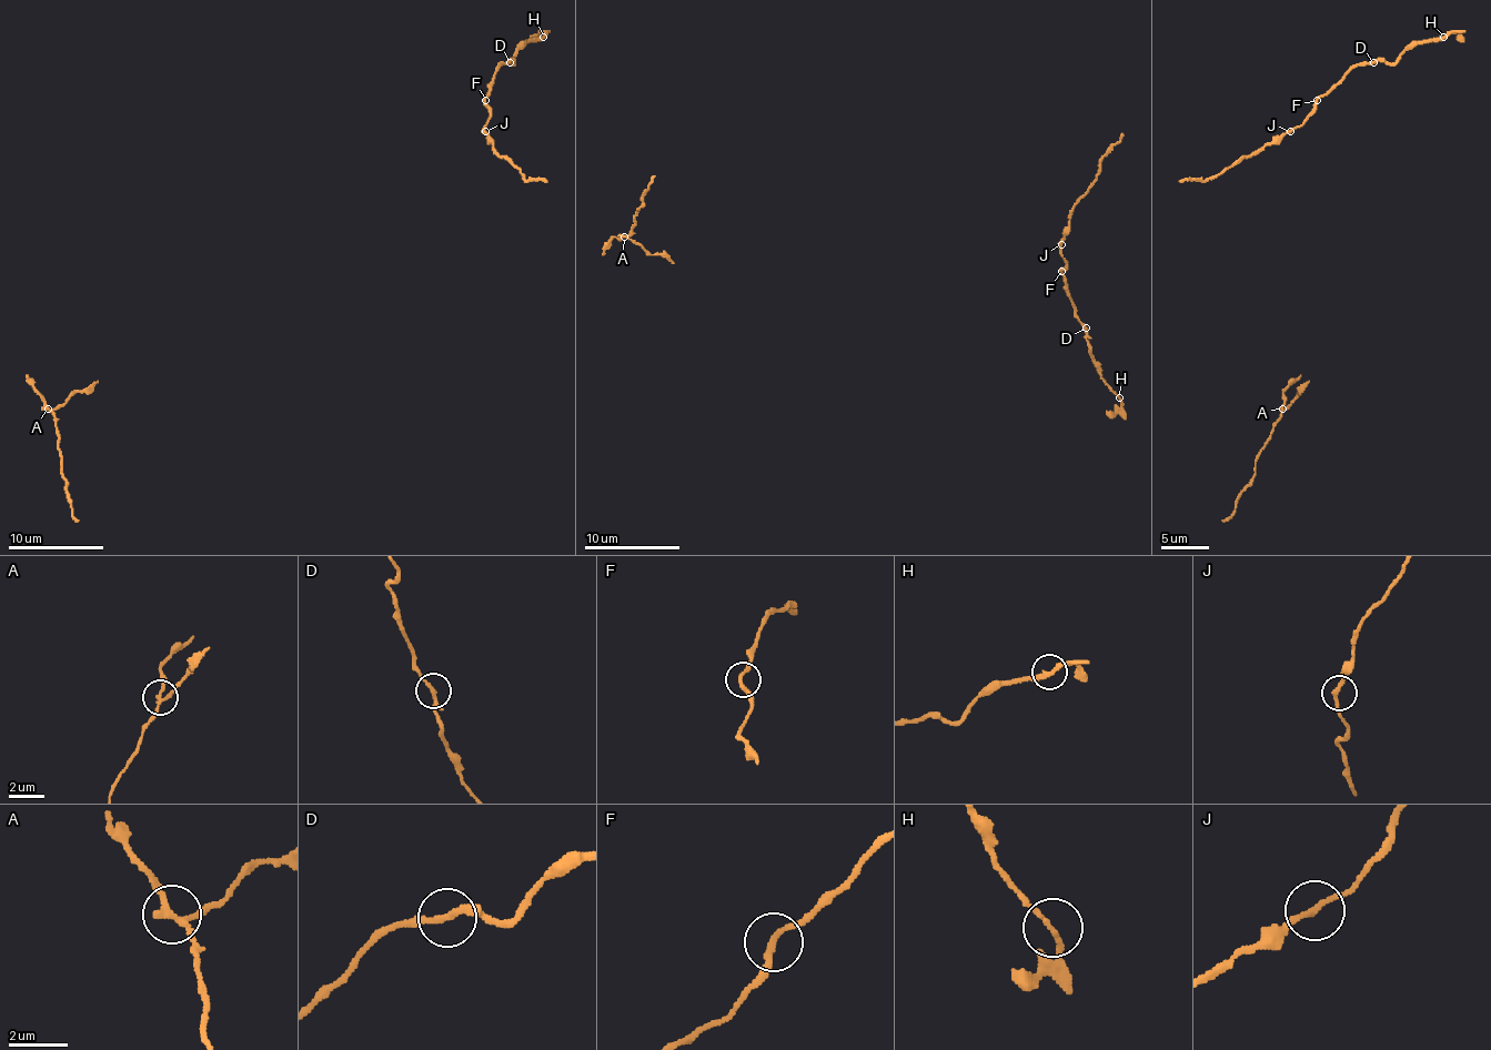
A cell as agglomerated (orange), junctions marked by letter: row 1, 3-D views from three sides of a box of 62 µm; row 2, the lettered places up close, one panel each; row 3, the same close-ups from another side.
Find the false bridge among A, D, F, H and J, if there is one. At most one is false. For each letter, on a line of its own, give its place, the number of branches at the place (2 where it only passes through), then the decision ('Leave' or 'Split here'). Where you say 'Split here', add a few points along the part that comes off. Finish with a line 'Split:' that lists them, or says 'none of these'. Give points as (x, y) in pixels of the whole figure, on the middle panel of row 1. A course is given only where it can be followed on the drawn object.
A: Place: (624, 236). Branches: 3. Split here. Course of the part to remove: (623, 238), (633, 240), (647, 251), (664, 254), (673, 263)
D: Place: (1086, 327). Branches: 3. Leave
F: Place: (1061, 271). Branches: 2. Leave
H: Place: (1119, 397). Branches: 2. Leave
J: Place: (1061, 244). Branches: 2. Leave
Split: A

